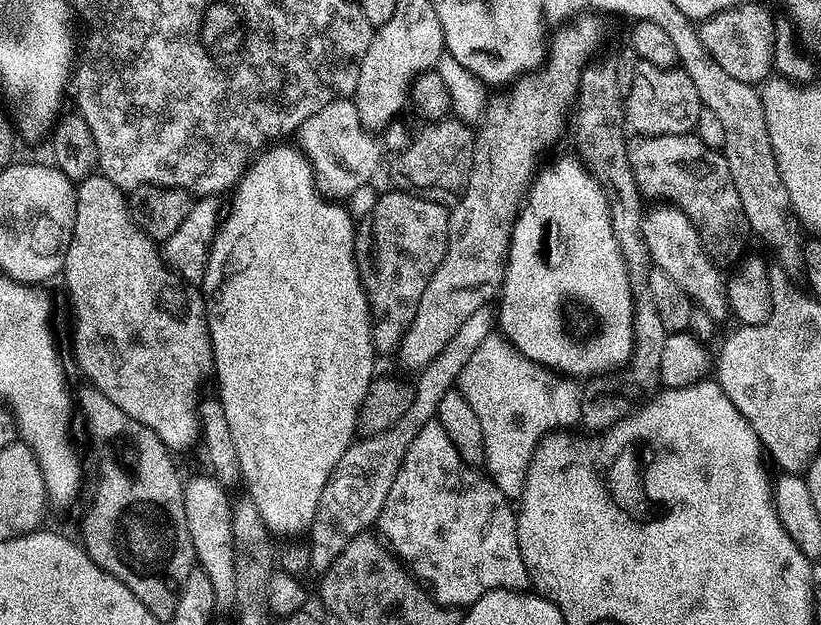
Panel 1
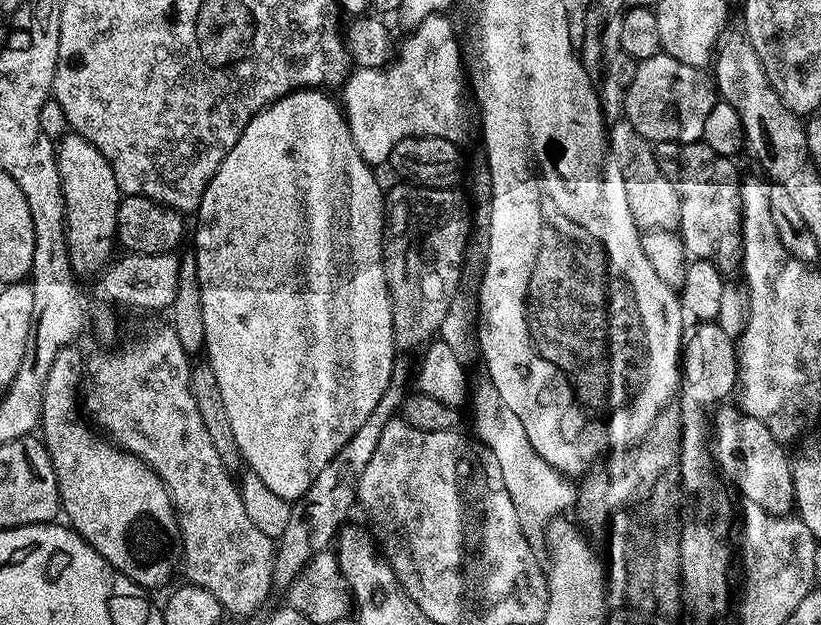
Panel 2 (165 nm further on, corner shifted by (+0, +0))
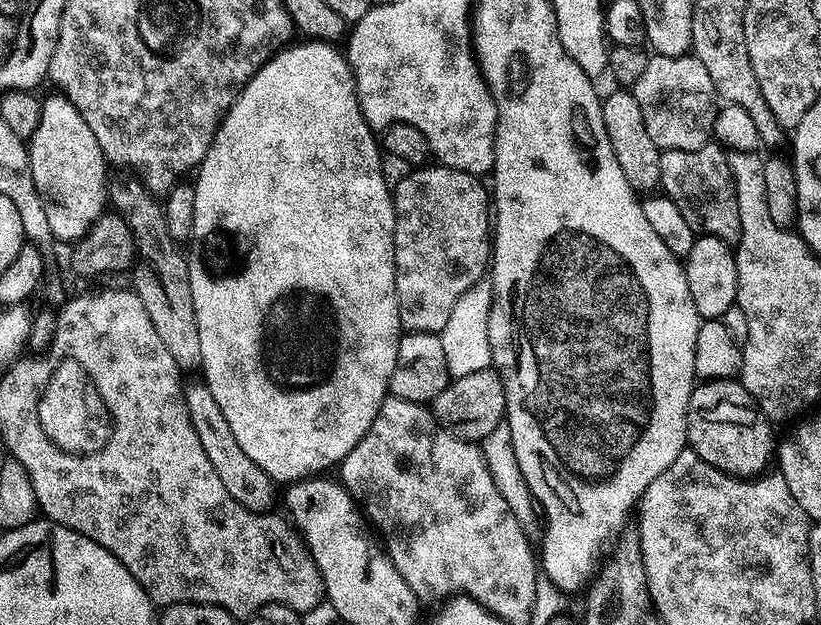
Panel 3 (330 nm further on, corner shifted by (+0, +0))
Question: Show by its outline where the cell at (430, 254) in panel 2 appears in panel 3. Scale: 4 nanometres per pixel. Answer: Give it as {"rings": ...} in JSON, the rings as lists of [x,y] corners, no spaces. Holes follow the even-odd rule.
{"rings":[[[443,166],[428,168],[417,167],[402,182],[394,185],[392,203],[396,205],[396,225],[394,226],[394,262],[396,263],[396,297],[398,298],[398,310],[400,311],[401,329],[408,332],[440,333],[450,318],[450,310],[454,310],[454,302],[466,294],[478,281],[485,279],[490,268],[490,192],[485,181],[479,176],[471,176],[462,170],[454,170]]]}

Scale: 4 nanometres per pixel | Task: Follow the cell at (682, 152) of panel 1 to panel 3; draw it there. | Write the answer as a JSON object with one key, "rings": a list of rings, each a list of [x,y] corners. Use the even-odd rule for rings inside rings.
{"rings":[[[709,142],[698,150],[661,151],[659,187],[682,210],[682,218],[697,234],[722,238],[733,246],[739,244],[742,218],[738,218],[738,194],[730,174],[728,152],[719,143]]]}

